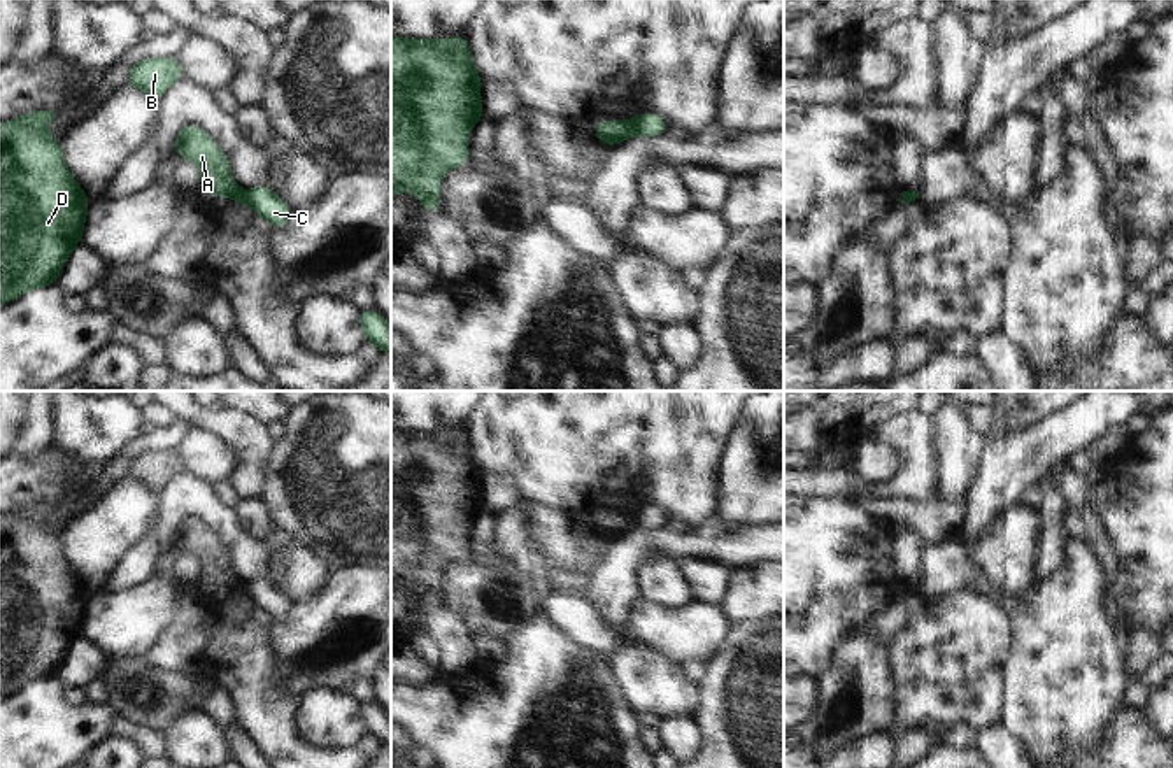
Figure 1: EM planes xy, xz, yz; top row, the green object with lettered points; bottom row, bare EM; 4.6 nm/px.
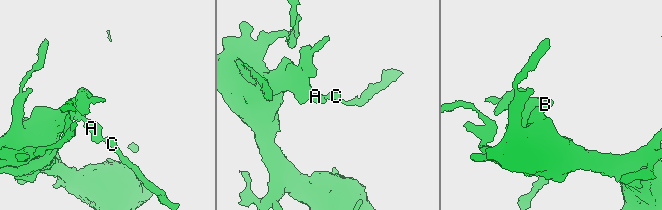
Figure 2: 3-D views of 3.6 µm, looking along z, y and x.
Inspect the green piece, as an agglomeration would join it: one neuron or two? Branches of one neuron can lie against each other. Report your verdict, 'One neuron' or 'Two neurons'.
Two neurons.

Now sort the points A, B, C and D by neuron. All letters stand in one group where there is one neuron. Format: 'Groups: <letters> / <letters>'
Groups: A B D / C.

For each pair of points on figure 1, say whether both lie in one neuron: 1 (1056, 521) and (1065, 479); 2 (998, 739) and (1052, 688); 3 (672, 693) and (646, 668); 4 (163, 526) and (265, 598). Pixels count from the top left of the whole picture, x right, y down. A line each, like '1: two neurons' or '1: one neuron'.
1: two neurons
2: two neurons
3: one neuron
4: one neuron

